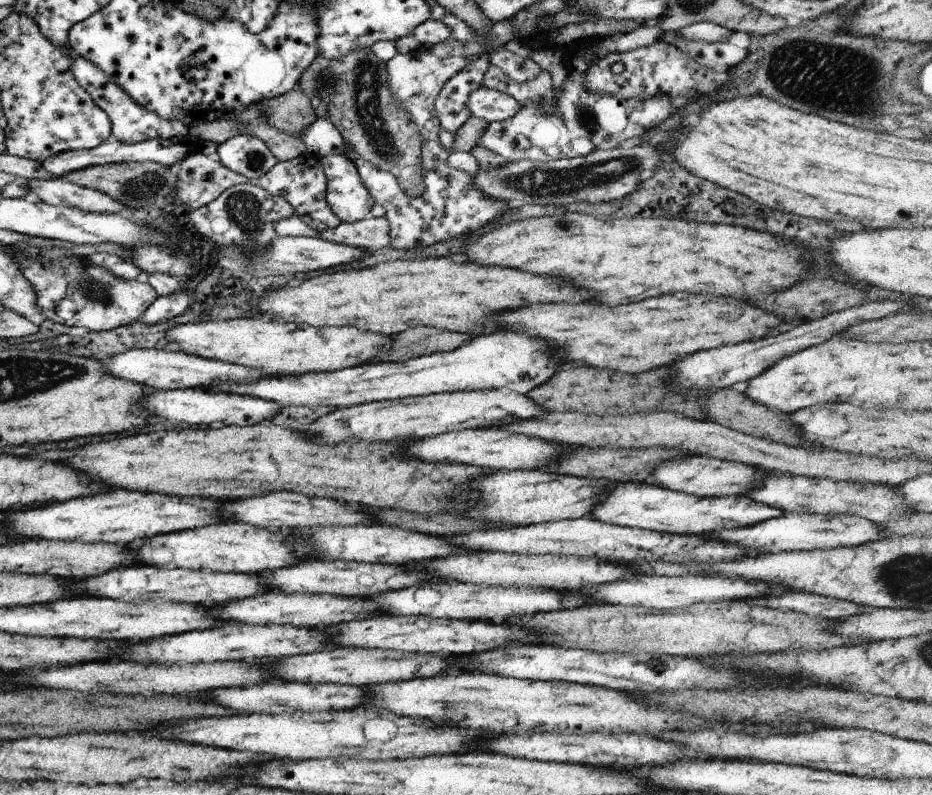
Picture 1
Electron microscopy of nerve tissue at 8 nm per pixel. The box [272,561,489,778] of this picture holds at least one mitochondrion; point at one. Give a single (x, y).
(454, 708)

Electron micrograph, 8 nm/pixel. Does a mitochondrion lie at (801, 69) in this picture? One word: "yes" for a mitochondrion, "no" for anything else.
yes

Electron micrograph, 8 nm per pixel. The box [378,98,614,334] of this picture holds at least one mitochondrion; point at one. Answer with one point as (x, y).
(585, 117)

